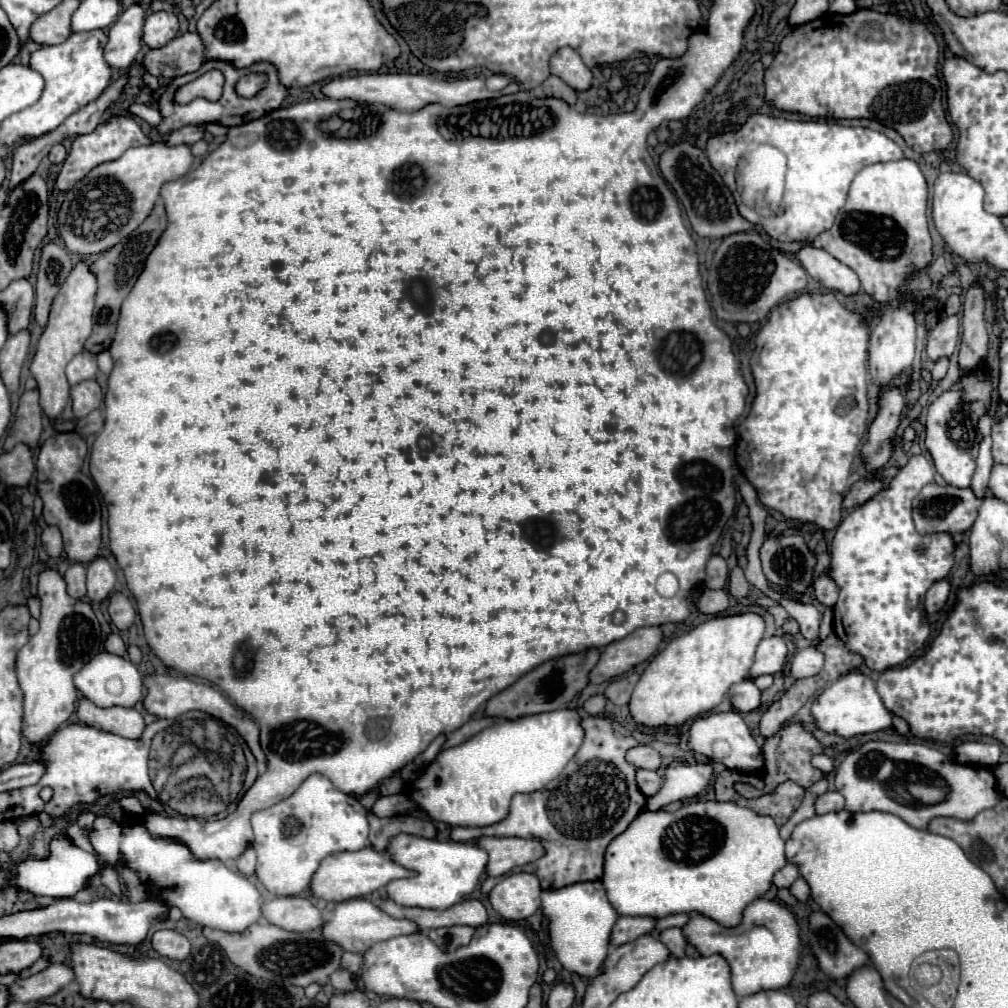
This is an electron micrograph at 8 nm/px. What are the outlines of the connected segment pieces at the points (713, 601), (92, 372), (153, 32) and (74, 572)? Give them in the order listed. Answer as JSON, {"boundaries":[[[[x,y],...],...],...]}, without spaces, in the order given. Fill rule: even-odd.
{"boundaries":[[[[704,590],[702,596],[700,596],[700,602],[698,602],[698,610],[702,614],[710,614],[710,616],[716,616],[720,612],[724,612],[728,608],[730,600],[728,600],[728,592],[726,590]]],[[[82,350],[80,354],[76,354],[70,364],[66,366],[66,376],[68,376],[68,382],[70,386],[76,386],[84,380],[90,380],[94,378],[98,372],[98,360],[96,360],[96,354],[88,352],[88,350]]],[[[152,12],[144,24],[144,44],[148,48],[164,48],[180,28],[180,20],[172,12]]],[[[72,564],[66,574],[64,580],[68,584],[68,594],[76,600],[86,596],[86,566],[84,564]]]]}

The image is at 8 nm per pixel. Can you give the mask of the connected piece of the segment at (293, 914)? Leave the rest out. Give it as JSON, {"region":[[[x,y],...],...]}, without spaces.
{"region":[[[286,896],[274,898],[264,904],[264,918],[290,932],[308,932],[318,930],[326,924],[322,910],[316,908],[310,898]]]}

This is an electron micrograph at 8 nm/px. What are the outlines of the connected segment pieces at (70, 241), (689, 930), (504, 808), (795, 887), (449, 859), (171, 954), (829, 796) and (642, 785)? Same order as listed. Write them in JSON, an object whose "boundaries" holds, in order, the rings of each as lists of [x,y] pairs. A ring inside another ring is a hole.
{"boundaries":[[[[154,142],[128,148],[120,158],[90,170],[72,190],[66,192],[58,212],[60,236],[66,248],[80,252],[82,256],[92,256],[116,246],[150,216],[162,184],[178,180],[192,168],[192,164],[194,156],[190,146],[168,146],[164,142]]],[[[746,908],[744,920],[738,928],[724,928],[722,924],[694,914],[682,928],[686,940],[698,948],[702,956],[722,954],[732,968],[732,988],[738,998],[762,992],[786,988],[800,960],[800,926],[796,916],[786,908]]],[[[560,710],[560,712],[546,712],[540,716],[524,716],[516,722],[498,720],[498,724],[484,728],[470,740],[442,750],[436,760],[426,768],[426,772],[410,786],[410,796],[420,804],[432,820],[444,822],[450,826],[492,826],[502,822],[508,816],[510,800],[514,794],[530,794],[544,788],[552,782],[564,766],[572,760],[584,740],[582,716],[576,710]]],[[[800,876],[800,878],[798,878],[798,880],[794,880],[794,884],[790,886],[790,894],[792,894],[792,896],[796,896],[798,900],[806,902],[806,900],[810,898],[810,886],[808,886],[808,882]]],[[[400,834],[390,840],[388,852],[392,860],[404,864],[404,868],[412,868],[418,872],[414,878],[392,880],[388,884],[388,898],[400,906],[420,906],[420,908],[450,908],[452,904],[464,900],[480,882],[480,876],[486,872],[488,852],[478,844],[462,844],[462,842],[440,842],[428,840],[420,836]]],[[[156,930],[152,936],[152,948],[160,956],[184,960],[190,954],[190,942],[178,930]]],[[[826,792],[816,798],[816,814],[828,814],[828,812],[840,812],[844,808],[844,796],[840,792]]],[[[638,768],[636,770],[636,782],[638,782],[638,788],[646,796],[654,796],[662,788],[664,778],[658,772],[654,772],[654,770],[642,770],[642,768]]]]}

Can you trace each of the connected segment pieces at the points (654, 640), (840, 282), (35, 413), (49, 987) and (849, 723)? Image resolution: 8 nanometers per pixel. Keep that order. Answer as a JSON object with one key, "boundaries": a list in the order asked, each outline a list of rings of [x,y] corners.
{"boundaries":[[[[644,626],[636,628],[626,638],[608,644],[600,654],[596,668],[590,672],[590,682],[602,684],[610,682],[616,676],[622,676],[626,670],[654,656],[660,642],[662,642],[660,626]]],[[[804,244],[796,254],[796,260],[806,268],[806,272],[830,290],[842,294],[854,294],[860,290],[860,280],[852,268],[830,256],[826,250],[814,244]]],[[[36,388],[26,390],[20,398],[14,426],[8,430],[4,450],[12,450],[18,442],[24,442],[30,448],[34,448],[42,434],[42,418],[44,418],[44,412],[38,402],[38,390]]],[[[52,964],[50,968],[42,970],[40,974],[14,982],[10,986],[12,1002],[14,1000],[20,1000],[20,1002],[44,1000],[48,996],[54,996],[58,990],[62,990],[72,980],[74,980],[74,970],[68,964]]],[[[848,672],[840,676],[832,686],[828,686],[812,704],[812,716],[818,724],[820,730],[838,734],[844,738],[858,736],[858,734],[870,734],[870,732],[880,732],[892,726],[892,712],[886,710],[882,704],[876,684],[870,676],[860,674],[860,672]]]]}

